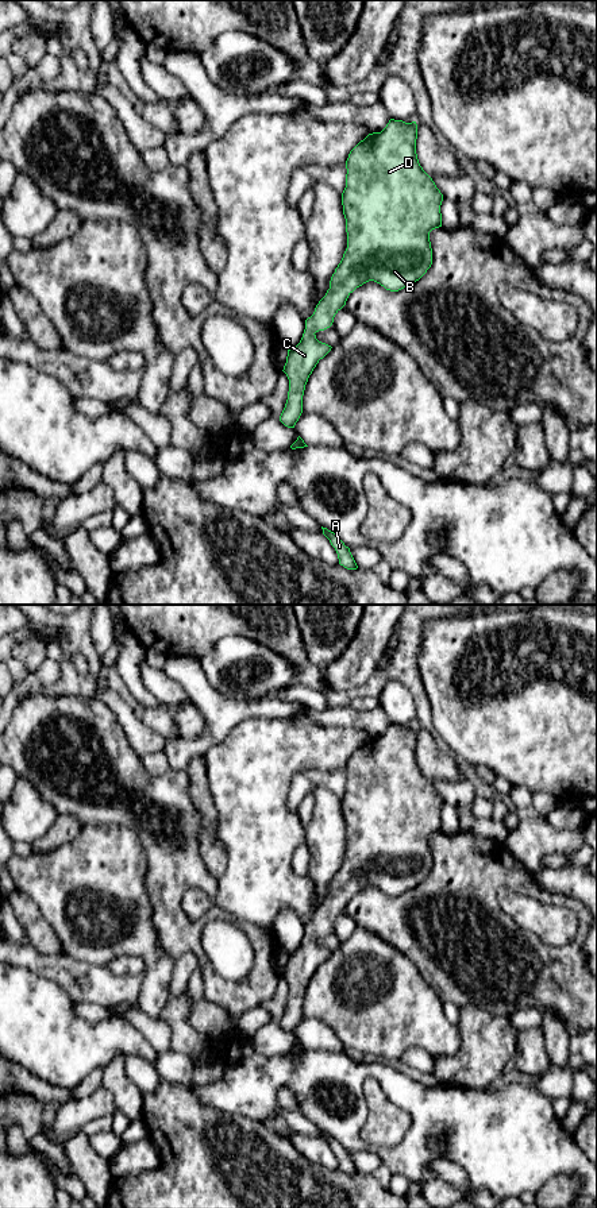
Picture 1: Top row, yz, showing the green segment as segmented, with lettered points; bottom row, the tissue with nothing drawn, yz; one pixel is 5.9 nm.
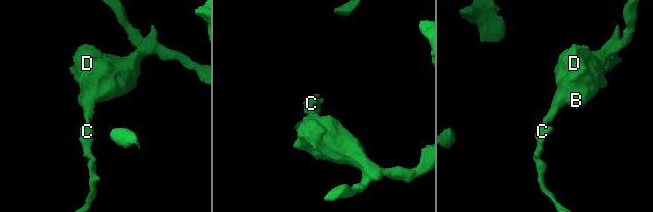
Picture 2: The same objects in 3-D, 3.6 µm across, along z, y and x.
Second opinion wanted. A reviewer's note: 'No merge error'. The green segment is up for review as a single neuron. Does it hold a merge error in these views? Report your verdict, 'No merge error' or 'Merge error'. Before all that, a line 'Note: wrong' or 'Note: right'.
Note: right
No merge error

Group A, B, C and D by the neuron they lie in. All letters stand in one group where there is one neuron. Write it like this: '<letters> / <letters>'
A B C D

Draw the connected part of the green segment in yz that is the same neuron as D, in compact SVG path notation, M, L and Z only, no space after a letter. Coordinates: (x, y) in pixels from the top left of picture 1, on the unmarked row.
M390 723L381 737L369 738L348 759L346 792L342 798L347 853L330 885L330 894L315 916L305 925L300 948L288 954L284 977L289 996L280 1026L294 1033L303 1018L303 1000L313 973L331 950L316 943L316 937L330 933L335 919L359 891L374 885L386 895L398 896L419 885L432 869L430 837L442 831L443 799L423 775L416 759L417 729Z

